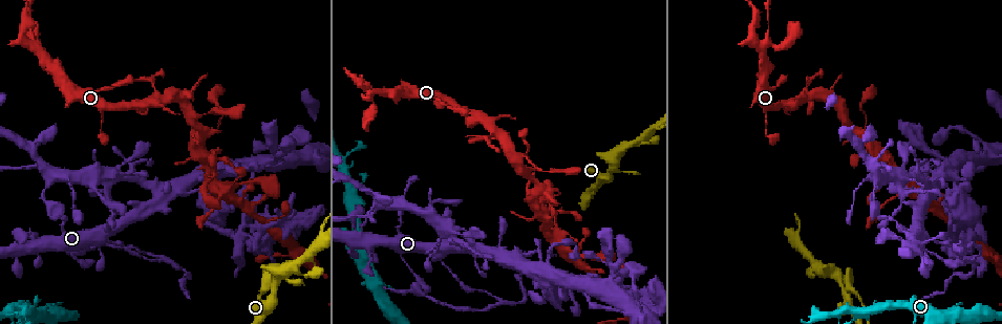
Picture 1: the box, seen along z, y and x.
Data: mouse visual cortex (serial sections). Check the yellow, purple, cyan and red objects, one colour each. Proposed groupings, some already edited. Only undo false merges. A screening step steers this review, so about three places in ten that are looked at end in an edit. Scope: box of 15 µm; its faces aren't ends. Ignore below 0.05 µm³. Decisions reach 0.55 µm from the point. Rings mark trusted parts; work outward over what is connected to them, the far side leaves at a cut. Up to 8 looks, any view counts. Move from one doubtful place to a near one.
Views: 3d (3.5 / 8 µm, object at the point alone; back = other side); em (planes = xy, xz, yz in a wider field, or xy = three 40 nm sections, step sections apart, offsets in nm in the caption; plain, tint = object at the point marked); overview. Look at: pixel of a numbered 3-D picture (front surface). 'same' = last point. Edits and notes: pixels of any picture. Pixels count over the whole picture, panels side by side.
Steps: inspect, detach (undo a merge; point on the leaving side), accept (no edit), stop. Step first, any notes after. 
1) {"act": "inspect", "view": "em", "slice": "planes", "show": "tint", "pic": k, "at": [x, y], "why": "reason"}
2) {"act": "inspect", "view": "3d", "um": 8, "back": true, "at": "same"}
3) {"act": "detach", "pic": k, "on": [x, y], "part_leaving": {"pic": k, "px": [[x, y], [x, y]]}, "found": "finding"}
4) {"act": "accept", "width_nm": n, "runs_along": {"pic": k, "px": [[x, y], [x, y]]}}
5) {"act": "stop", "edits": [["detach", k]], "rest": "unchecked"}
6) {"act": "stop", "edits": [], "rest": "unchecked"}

{"act": "inspect", "view": "3d", "um": 3.5, "pic": 1, "at": [450, 272], "why": "thin neck"}

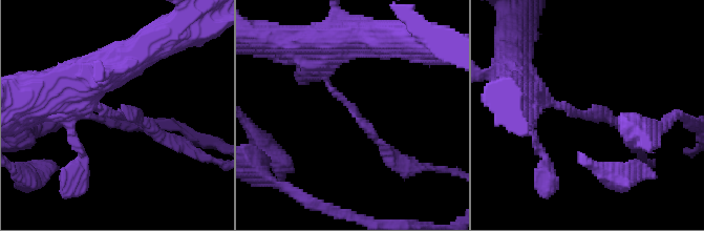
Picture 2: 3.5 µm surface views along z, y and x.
{"act": "inspect", "view": "em", "slice": "xy", "step": 2, "show": "tint", "pic": 2, "at": [585, 116], "arm_widths_nm": [150, 200], "why": "need the tissue"}

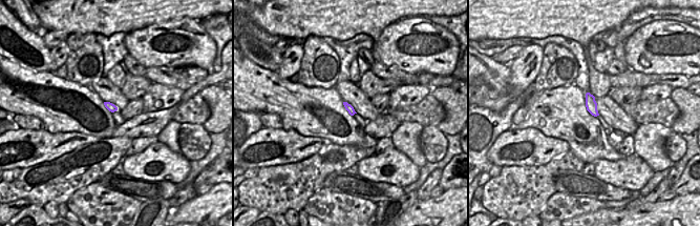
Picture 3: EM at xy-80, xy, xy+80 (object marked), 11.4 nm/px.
{"act": "detach", "pic": 2, "on": [616, 121], "part_leaving": {"pic": 2, "px": [[590, 116], [611, 116], [640, 148]]}, "found": "two cells meet here"}

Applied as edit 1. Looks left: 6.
{"act": "inspect", "view": "3d", "um": 3.5, "pic": 1, "at": [495, 255], "why": "small branch off a trunk"}

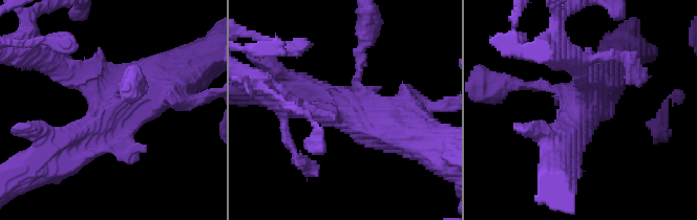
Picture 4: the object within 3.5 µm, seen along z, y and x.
{"act": "inspect", "view": "em", "slice": "planes", "show": "tint", "pic": 4, "at": [336, 113], "why": "now the EM"}

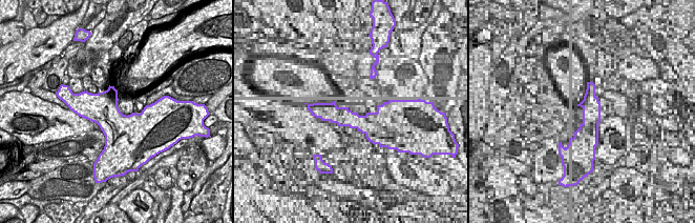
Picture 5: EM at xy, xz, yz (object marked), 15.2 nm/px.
{"act": "accept", "width_nm": 480, "runs_along": {"pic": 4, "px": [[57, 149], [170, 79]]}, "found": "all the same cell"}

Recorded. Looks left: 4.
{"act": "inspect", "view": "3d", "um": 3.5, "pic": 1, "at": [211, 182], "why": "abrupt turn"}

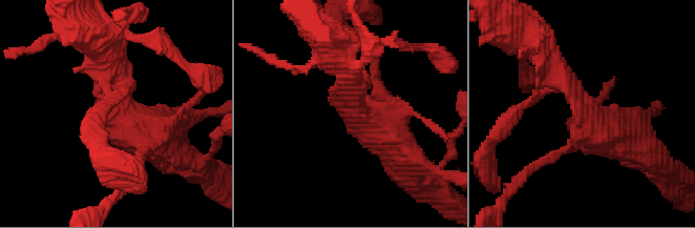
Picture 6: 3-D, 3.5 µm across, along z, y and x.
{"act": "inspect", "view": "em", "slice": "xy", "step": 3, "show": "tint", "pic": 6, "at": [116, 112], "arms": 3, "arm_widths_nm": [350, 350, 350], "why": "need the tissue"}

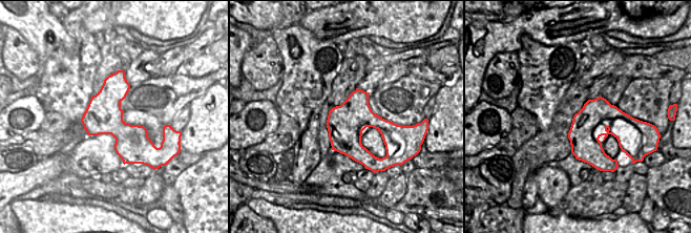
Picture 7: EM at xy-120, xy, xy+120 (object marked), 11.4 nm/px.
{"act": "accept", "width_nm": 420, "runs_along": {"pic": 6, "px": [[544, 53], [595, 129], [628, 140]]}, "found": "one cell here"}

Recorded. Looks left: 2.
{"act": "inspect", "view": "3d", "um": 3.5, "pic": 1, "at": [545, 290], "why": "sharp bend"}

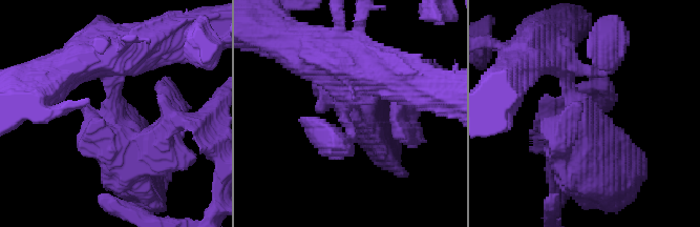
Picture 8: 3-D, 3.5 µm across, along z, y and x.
{"act": "inspect", "view": "em", "slice": "xy", "step": 1, "show": "tint", "pic": 8, "at": [114, 127], "why": "need the tissue"}

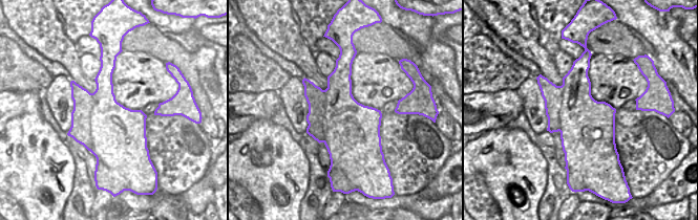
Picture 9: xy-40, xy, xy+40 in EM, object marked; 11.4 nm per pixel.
{"act": "detach", "pic": 8, "on": [547, 101], "part_leaving": {"pic": 8, "px": [[150, 136], [192, 122], [217, 155]]}, "found": "two cells meet here"}

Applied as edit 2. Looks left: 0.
{"act": "stop", "edits": [["detach", 2], ["detach", 8]], "rest": "unchecked"}

